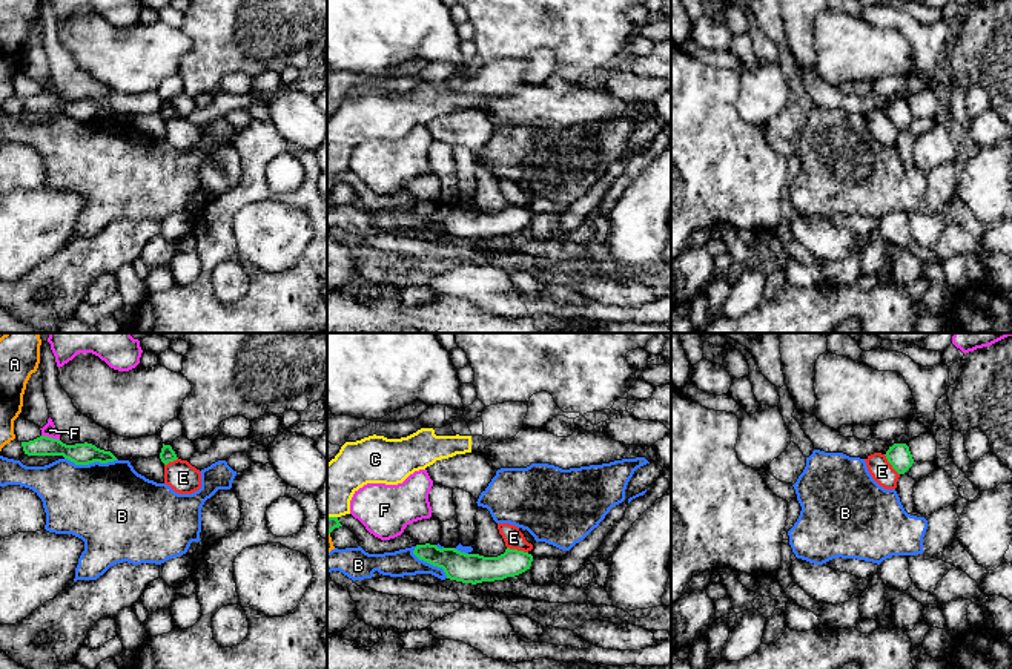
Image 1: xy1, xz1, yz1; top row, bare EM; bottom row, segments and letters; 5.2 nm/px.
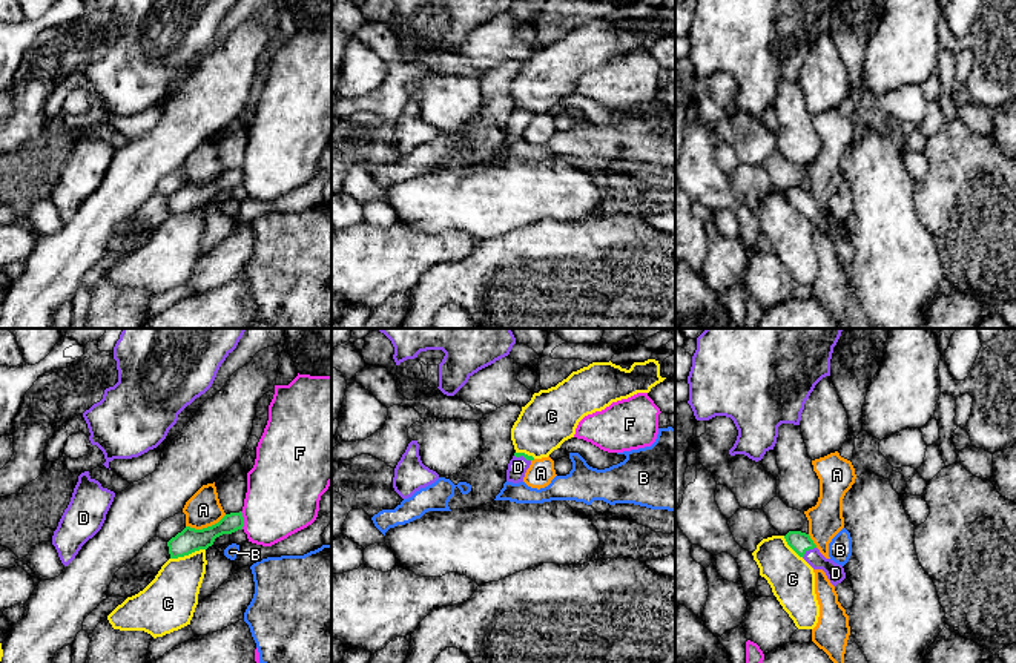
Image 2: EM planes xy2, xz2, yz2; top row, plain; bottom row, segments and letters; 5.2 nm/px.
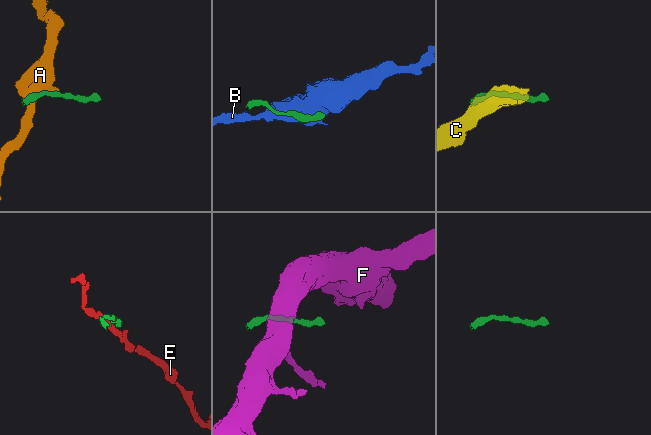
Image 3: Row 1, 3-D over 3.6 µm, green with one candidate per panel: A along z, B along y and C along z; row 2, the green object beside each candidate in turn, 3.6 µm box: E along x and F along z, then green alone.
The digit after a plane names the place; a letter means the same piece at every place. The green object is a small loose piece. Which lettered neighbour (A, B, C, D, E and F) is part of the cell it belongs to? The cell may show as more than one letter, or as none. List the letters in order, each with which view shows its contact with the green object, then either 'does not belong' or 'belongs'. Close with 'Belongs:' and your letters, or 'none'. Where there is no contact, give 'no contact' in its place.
A: meets green in xy2; does not belong
B: meets green in xy1; does not belong
C: meets green in xy2; does not belong
D: meets green in yz2; does not belong
E: meets green in xz1; does not belong
F: meets green in xy1; does not belong
Belongs: none

